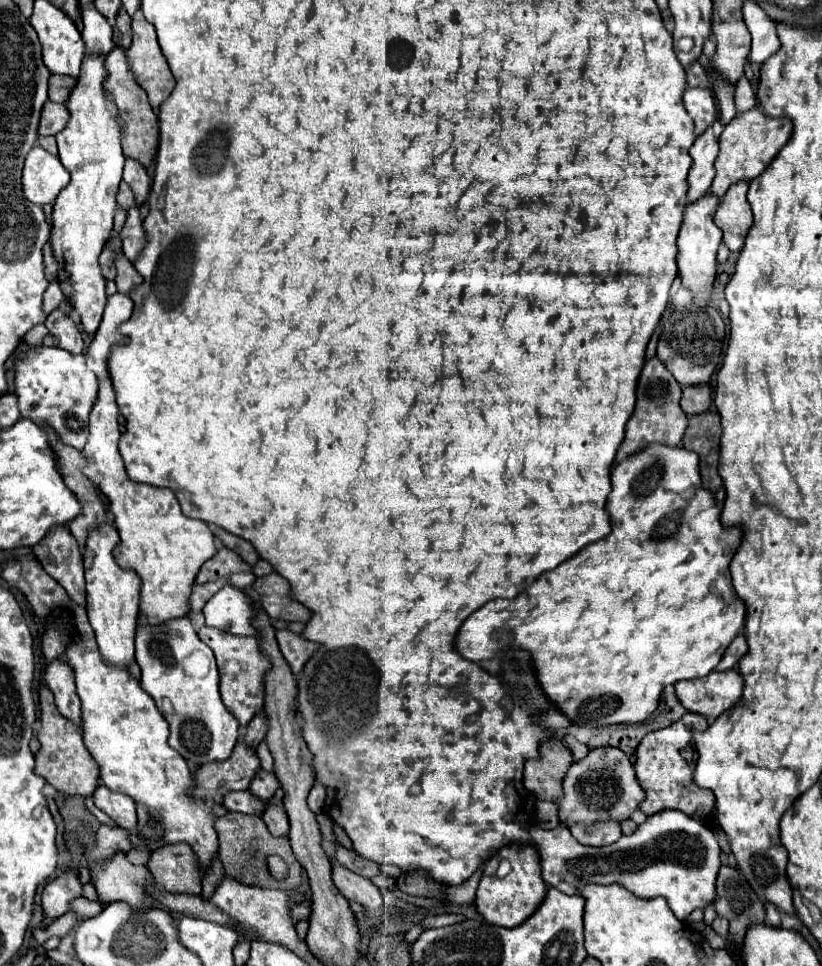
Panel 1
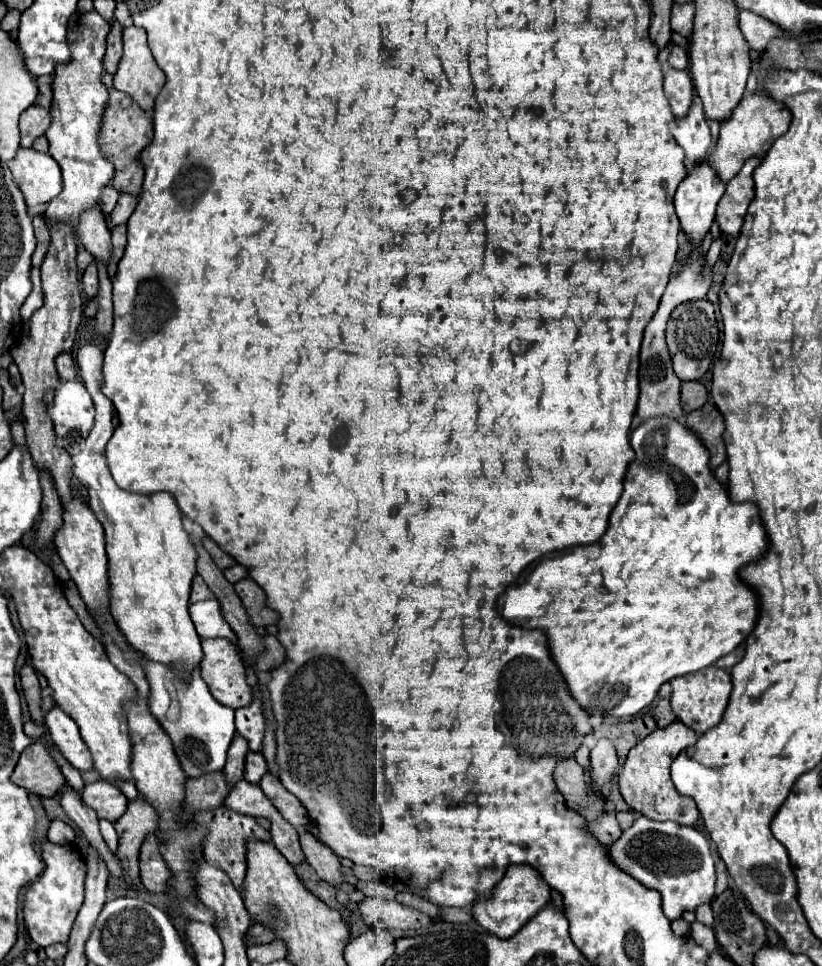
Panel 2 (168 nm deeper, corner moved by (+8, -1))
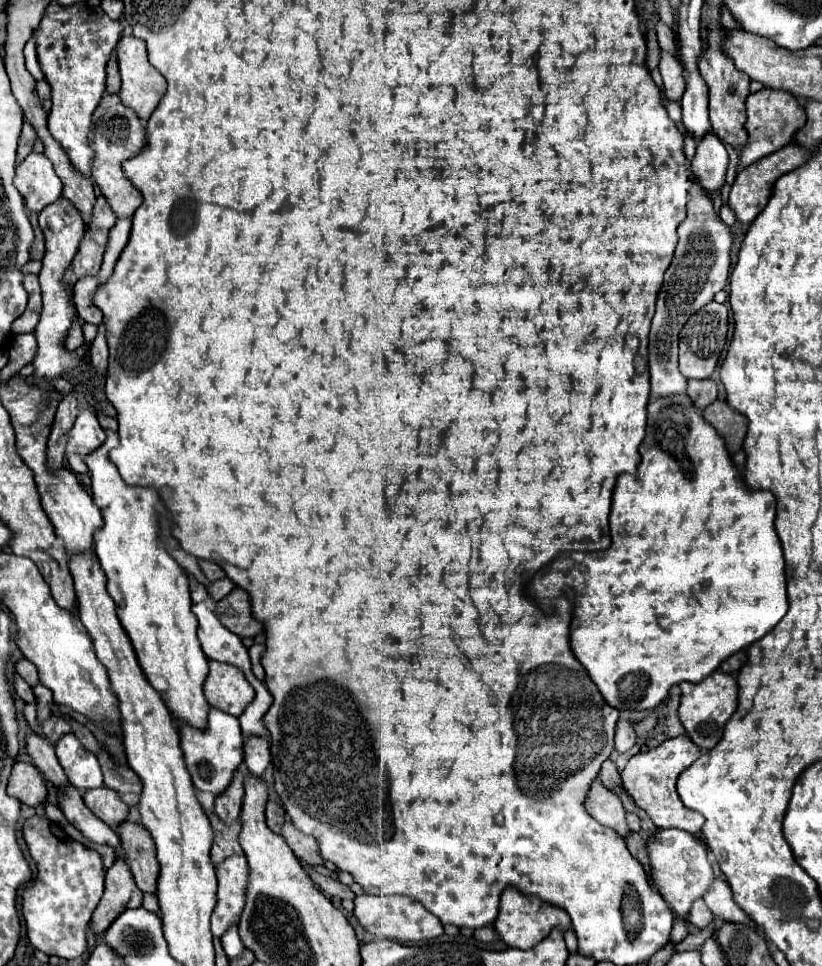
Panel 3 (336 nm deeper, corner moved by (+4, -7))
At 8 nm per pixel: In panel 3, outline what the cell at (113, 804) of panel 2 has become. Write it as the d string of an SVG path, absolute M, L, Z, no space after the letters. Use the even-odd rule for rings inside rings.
M108 786L86 790L84 804L110 828L116 828L118 824L122 824L128 814L128 806L120 800L118 792L114 792Z

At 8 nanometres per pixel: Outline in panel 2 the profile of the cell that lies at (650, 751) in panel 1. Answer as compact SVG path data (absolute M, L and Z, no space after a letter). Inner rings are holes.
M674 720L674 724L670 724L666 728L658 728L654 734L646 736L642 742L638 742L630 750L630 754L624 762L624 768L620 770L618 786L620 786L622 798L632 808L632 812L642 814L650 820L660 820L660 822L674 820L674 822L686 824L686 826L694 826L698 822L698 818L700 818L698 806L688 796L680 796L680 792L674 788L674 784L670 780L670 764L686 746L692 746L696 740L698 740L698 736L694 730L686 728L680 720Z

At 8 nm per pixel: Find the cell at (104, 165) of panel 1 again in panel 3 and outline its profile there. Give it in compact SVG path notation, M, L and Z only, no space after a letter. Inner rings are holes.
M52 2L46 8L46 18L42 18L38 30L34 30L38 62L46 82L52 88L48 130L62 144L74 168L84 176L90 176L90 164L94 158L94 152L88 146L92 112L106 92L106 62L110 60L110 54L122 34L120 22L98 10L102 8L90 8L86 2L78 2L66 8ZM54 10L64 10L68 18L54 18Z

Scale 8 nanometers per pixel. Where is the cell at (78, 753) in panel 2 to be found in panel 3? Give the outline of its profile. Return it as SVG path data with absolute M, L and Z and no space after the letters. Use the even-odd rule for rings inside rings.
M66 734L58 740L56 756L68 780L78 790L102 786L102 770L98 758L90 750L86 750L74 734Z

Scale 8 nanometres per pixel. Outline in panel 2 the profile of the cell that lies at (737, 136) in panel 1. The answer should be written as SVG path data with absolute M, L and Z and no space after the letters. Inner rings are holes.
M746 94L742 102L734 108L732 116L720 124L720 136L716 148L708 156L708 164L716 170L722 182L728 182L732 176L740 172L742 164L748 158L754 156L762 158L768 152L768 148L774 144L774 140L788 130L790 120L792 116L784 104L768 98L766 94Z

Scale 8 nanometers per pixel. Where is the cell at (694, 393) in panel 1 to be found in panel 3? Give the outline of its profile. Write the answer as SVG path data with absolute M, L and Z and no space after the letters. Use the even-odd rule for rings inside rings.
M706 378L706 380L690 380L688 382L688 396L692 398L696 408L706 408L708 404L712 404L718 396L718 388L716 382Z

